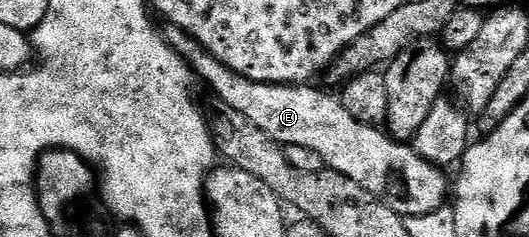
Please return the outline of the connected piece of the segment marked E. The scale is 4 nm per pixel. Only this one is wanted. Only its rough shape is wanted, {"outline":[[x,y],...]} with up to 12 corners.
{"outline":[[167,25],[209,93],[312,148],[405,219],[447,205],[443,167],[314,84],[260,84]]}

